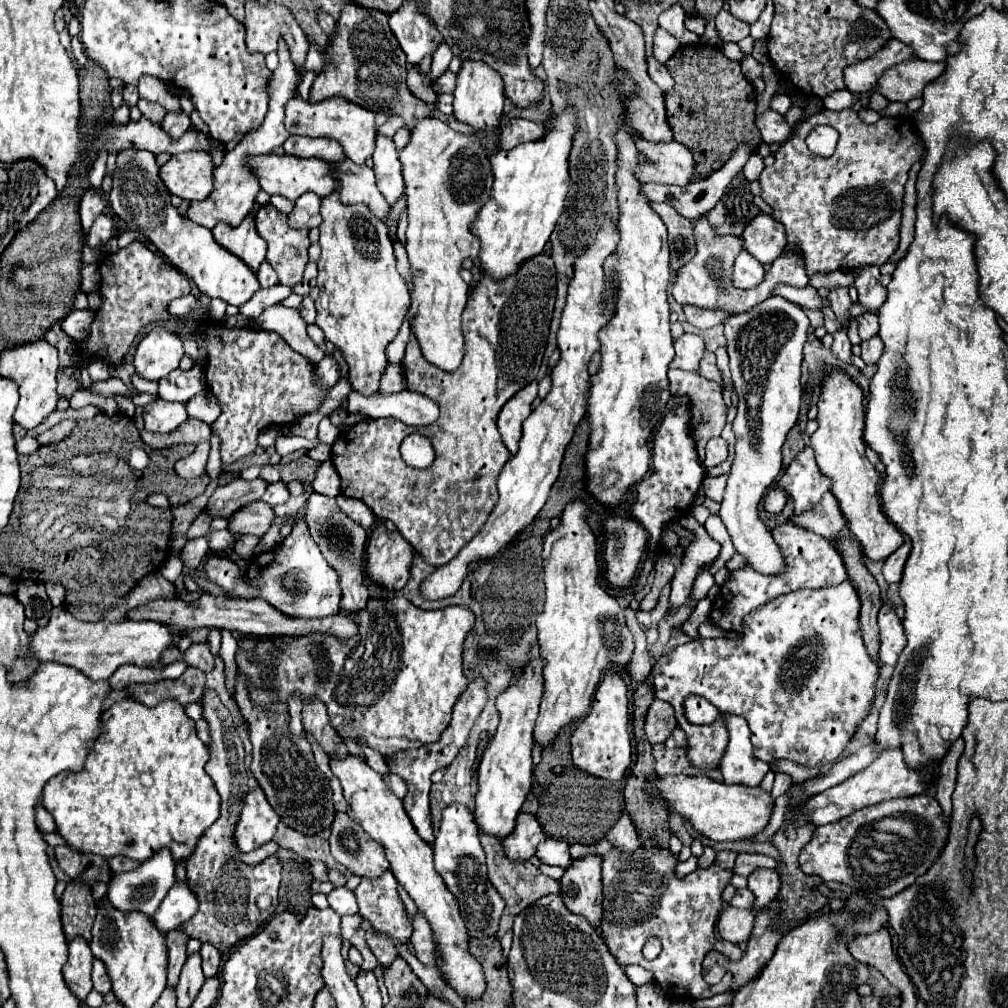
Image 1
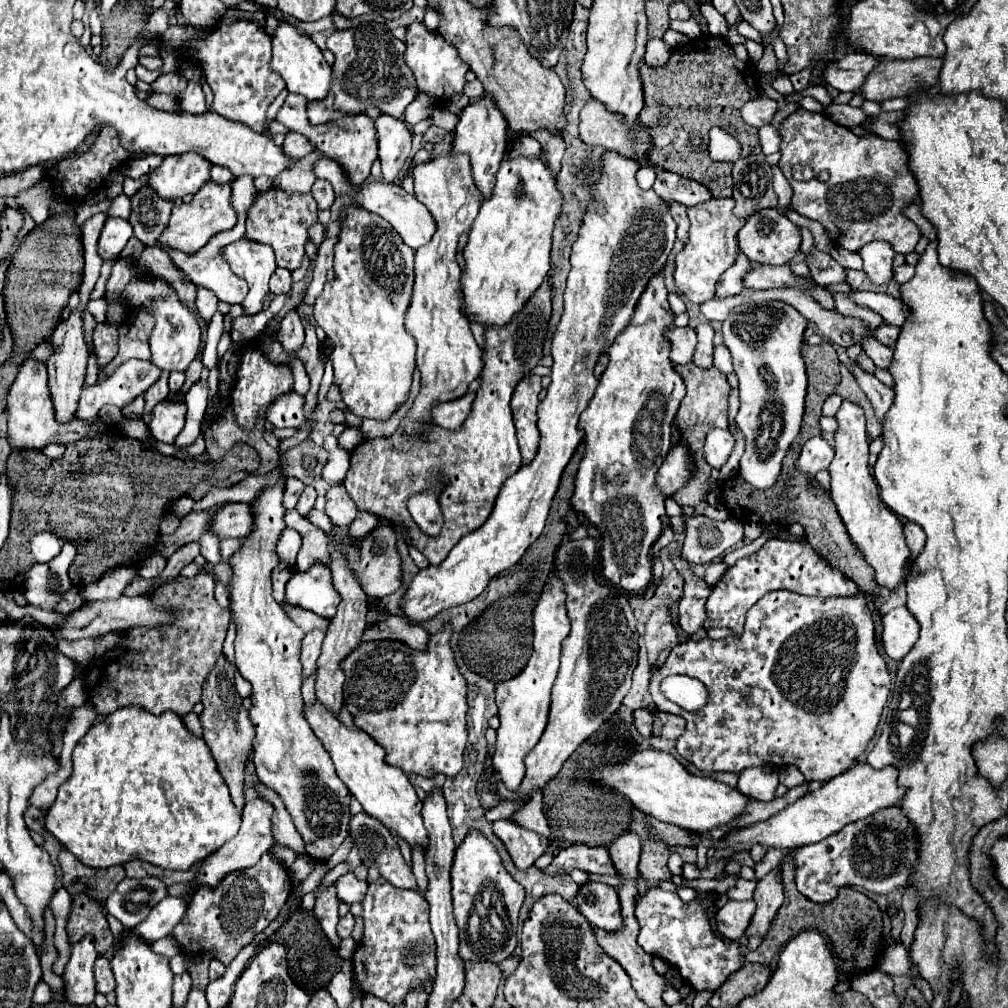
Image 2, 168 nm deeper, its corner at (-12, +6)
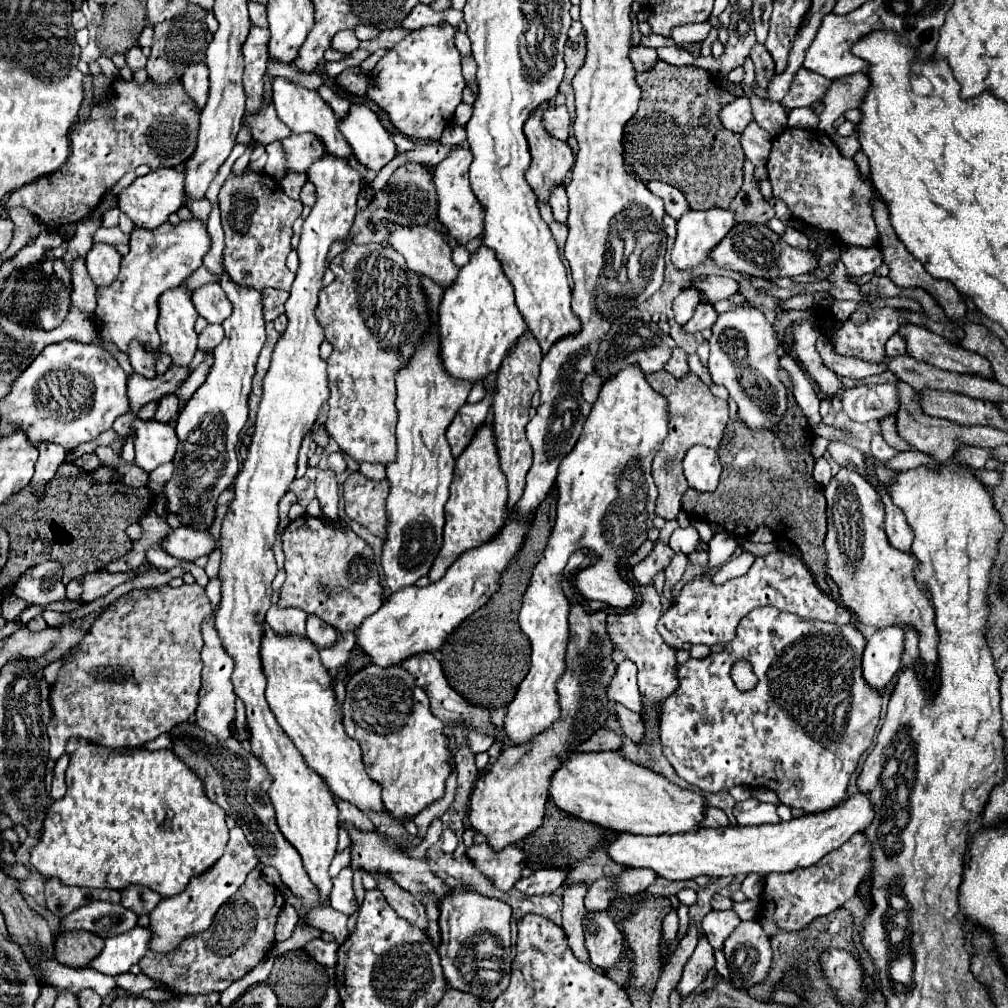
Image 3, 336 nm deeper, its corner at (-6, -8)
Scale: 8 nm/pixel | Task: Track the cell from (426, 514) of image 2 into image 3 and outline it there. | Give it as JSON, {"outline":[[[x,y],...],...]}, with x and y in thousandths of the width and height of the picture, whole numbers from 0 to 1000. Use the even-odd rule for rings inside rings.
{"outline":[[[417,276],[425,292],[425,304],[429,306],[431,325],[421,335],[419,345],[409,353],[405,363],[397,365],[393,373],[395,395],[395,454],[383,462],[383,476],[387,488],[383,494],[383,536],[379,542],[379,565],[387,587],[399,581],[409,581],[415,573],[423,571],[437,542],[440,524],[440,500],[444,496],[444,484],[450,470],[450,454],[446,450],[446,440],[442,438],[442,427],[450,417],[454,405],[462,399],[466,385],[464,379],[452,379],[444,375],[438,367],[435,349],[435,315],[433,306],[438,296],[437,284]]]}

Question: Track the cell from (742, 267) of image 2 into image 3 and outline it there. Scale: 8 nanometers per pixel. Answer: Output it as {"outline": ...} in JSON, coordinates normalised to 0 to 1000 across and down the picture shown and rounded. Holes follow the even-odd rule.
{"outline":[[[696,300],[696,302],[690,304],[688,313],[687,313],[677,325],[679,325],[681,331],[688,331],[688,329],[694,329],[694,327],[698,327],[698,325],[704,325],[706,319],[710,319],[710,315],[712,315],[712,312],[708,310],[706,302]]]}

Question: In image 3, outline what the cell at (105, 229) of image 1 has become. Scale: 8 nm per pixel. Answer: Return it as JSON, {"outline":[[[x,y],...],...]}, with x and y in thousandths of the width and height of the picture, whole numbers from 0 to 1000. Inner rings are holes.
{"outline":[[[93,242],[85,254],[85,266],[95,284],[109,284],[119,268],[119,252],[109,242]]]}

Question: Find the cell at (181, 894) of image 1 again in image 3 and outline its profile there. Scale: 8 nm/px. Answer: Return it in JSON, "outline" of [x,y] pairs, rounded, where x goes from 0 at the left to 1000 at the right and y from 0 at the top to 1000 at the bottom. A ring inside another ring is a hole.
{"outline":[[[131,921],[129,925],[117,927],[115,931],[107,931],[103,942],[93,950],[87,960],[105,966],[117,968],[129,962],[143,946],[147,944],[147,921]]]}

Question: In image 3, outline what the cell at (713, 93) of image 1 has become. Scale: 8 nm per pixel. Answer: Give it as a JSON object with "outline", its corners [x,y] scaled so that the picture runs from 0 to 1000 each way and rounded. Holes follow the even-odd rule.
{"outline":[[[653,60],[649,67],[631,73],[631,83],[637,89],[637,97],[631,113],[619,125],[619,161],[639,181],[655,179],[671,185],[681,194],[685,208],[700,208],[706,204],[722,206],[736,185],[736,161],[740,159],[734,145],[734,133],[718,129],[712,119],[714,105],[726,101],[726,93],[716,89],[706,79],[706,73],[696,67],[665,65],[657,60]],[[696,115],[702,117],[700,123],[694,123]]]}

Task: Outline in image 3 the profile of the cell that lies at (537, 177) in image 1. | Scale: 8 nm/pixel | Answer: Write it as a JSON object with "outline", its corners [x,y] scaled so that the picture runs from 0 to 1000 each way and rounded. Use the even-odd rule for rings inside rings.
{"outline":[[[476,244],[466,260],[456,266],[456,276],[444,288],[435,304],[435,337],[437,337],[437,357],[440,367],[454,377],[472,381],[480,377],[486,369],[496,365],[502,349],[512,341],[512,337],[522,329],[522,319],[510,300],[510,284],[498,272],[492,252],[482,244]]]}

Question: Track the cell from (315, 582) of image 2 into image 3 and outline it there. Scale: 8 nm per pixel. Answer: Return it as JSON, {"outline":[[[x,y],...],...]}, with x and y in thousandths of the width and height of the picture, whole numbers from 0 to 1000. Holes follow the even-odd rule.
{"outline":[[[306,611],[304,615],[304,631],[315,641],[315,643],[325,643],[333,637],[333,625],[325,621],[323,617],[317,617],[317,613]]]}

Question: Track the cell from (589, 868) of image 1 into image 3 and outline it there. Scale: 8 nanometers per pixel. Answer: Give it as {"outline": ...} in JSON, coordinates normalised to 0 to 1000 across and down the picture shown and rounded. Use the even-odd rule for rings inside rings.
{"outline":[[[585,905],[579,911],[579,938],[589,962],[597,966],[615,954],[619,937],[617,925],[611,921],[603,905]]]}

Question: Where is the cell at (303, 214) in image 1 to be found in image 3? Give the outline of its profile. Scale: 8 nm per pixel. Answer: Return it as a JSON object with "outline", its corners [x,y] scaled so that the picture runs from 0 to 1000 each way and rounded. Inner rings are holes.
{"outline":[[[304,181],[302,187],[300,187],[300,192],[298,192],[298,198],[302,204],[312,204],[313,200],[313,188],[312,188],[312,183],[310,181]]]}

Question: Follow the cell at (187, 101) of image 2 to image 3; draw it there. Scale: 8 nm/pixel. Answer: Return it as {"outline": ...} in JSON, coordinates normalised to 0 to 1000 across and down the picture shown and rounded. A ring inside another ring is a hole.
{"outline":[[[204,62],[188,63],[181,73],[181,83],[183,83],[185,91],[194,99],[196,107],[200,107],[206,97],[206,65],[204,65]]]}

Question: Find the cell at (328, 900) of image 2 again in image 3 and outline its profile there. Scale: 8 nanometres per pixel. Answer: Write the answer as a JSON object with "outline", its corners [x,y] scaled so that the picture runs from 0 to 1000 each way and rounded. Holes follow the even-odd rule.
{"outline":[[[185,714],[181,718],[171,720],[171,746],[200,774],[202,788],[214,796],[218,802],[222,802],[226,812],[232,812],[234,817],[242,823],[244,833],[252,839],[256,853],[262,859],[272,859],[280,875],[296,889],[302,897],[317,899],[313,895],[313,881],[310,875],[306,875],[306,869],[302,867],[302,859],[298,855],[298,849],[290,839],[286,839],[286,833],[278,827],[272,812],[272,800],[266,790],[266,782],[270,778],[270,770],[266,768],[264,760],[252,752],[234,732],[216,734],[212,728],[200,724],[192,714]]]}

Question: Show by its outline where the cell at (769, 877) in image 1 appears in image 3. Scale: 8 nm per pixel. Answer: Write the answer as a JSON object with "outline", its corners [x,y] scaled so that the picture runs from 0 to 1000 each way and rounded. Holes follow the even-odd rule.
{"outline":[[[750,913],[734,915],[734,919],[718,935],[718,948],[726,974],[732,982],[740,984],[744,978],[758,974],[764,964],[764,931],[758,923],[754,923]]]}

